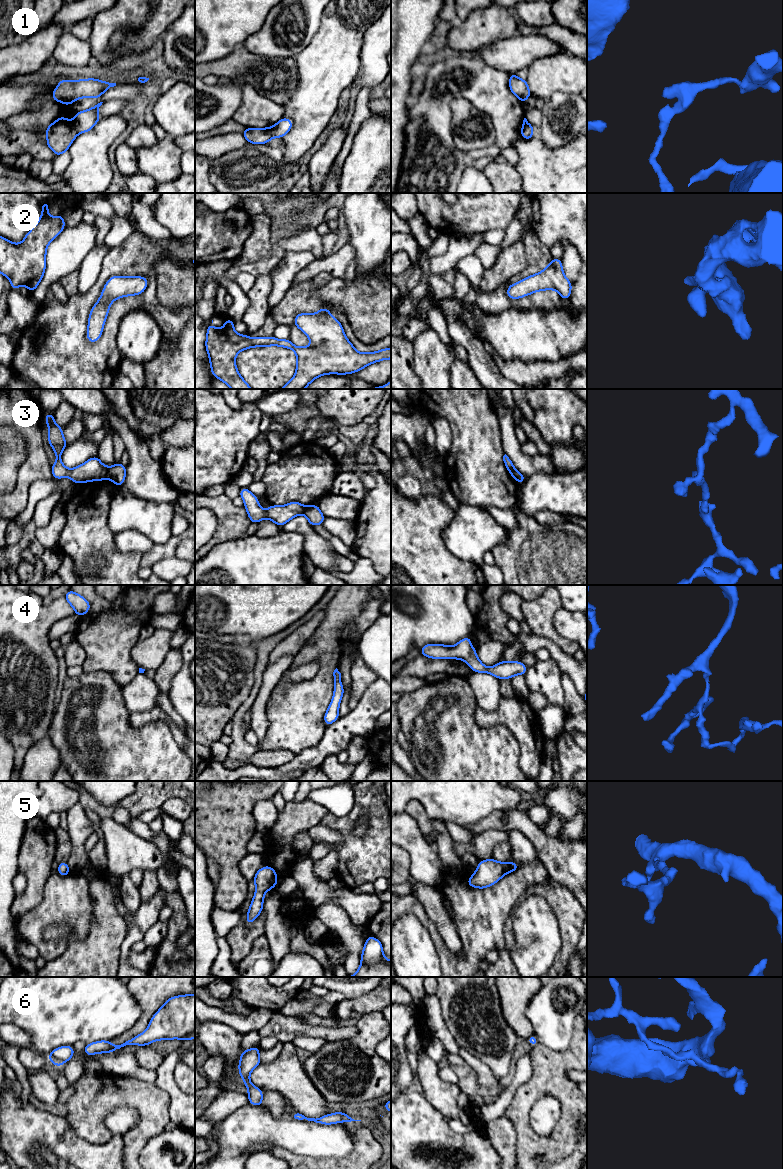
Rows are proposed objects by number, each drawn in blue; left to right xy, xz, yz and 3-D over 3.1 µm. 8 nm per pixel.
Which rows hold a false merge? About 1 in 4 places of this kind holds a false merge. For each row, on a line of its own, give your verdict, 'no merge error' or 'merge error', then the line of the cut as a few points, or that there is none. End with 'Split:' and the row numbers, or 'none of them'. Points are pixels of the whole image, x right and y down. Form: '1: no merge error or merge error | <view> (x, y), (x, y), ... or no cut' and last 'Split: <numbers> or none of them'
1: merge error | xy (71, 121), (78, 133)
2: no merge error | no cut
3: merge error | xy (109, 468), (107, 478)
4: no merge error | no cut
5: no merge error | no cut
6: no merge error | no cut
Split: 1, 3

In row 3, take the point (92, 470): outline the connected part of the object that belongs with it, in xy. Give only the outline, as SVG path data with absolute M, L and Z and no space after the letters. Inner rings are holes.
M49 412L44 420L49 428L48 442L56 454L56 462L51 469L53 478L61 479L67 476L78 484L108 479L109 467L103 465L97 456L88 459L85 463L73 469L67 469L61 461L61 453L67 446L62 433L63 428L55 423L52 412Z

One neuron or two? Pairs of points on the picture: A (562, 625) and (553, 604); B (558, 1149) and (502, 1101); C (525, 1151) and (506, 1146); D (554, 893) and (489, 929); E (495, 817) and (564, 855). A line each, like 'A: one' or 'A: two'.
A: two
B: two
C: two
D: two
E: one

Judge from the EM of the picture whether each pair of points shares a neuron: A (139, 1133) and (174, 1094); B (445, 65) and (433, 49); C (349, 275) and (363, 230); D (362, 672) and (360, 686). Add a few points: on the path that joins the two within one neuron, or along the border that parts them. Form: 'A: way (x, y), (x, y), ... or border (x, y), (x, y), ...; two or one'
A: border (153, 1083), (161, 1088), (169, 1097), (170, 1121); two
B: border (446, 52), (432, 58); two
C: border (348, 243), (354, 251), (355, 270), (357, 273); two
D: way (361, 675), (360, 683); one

